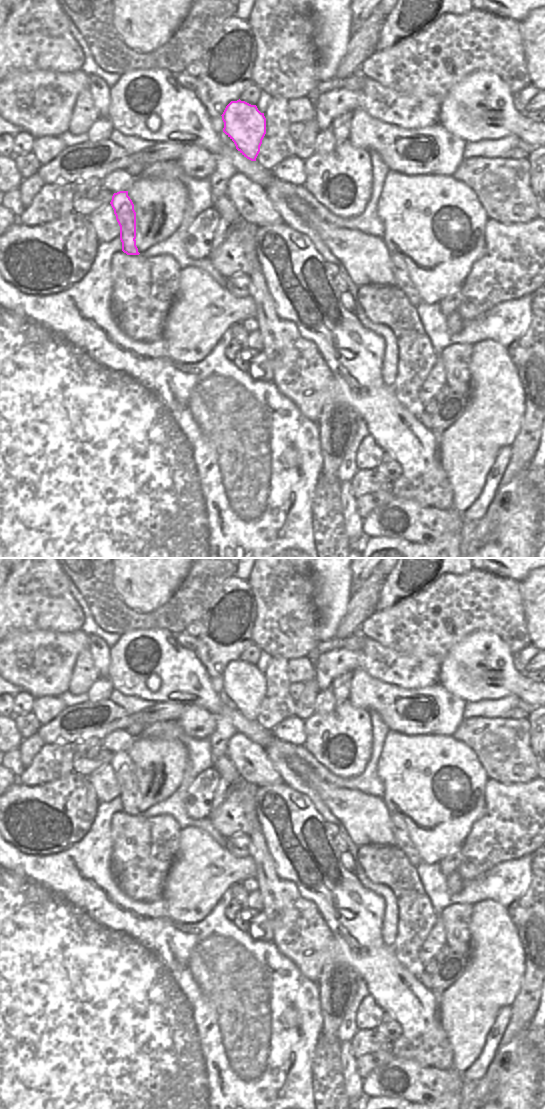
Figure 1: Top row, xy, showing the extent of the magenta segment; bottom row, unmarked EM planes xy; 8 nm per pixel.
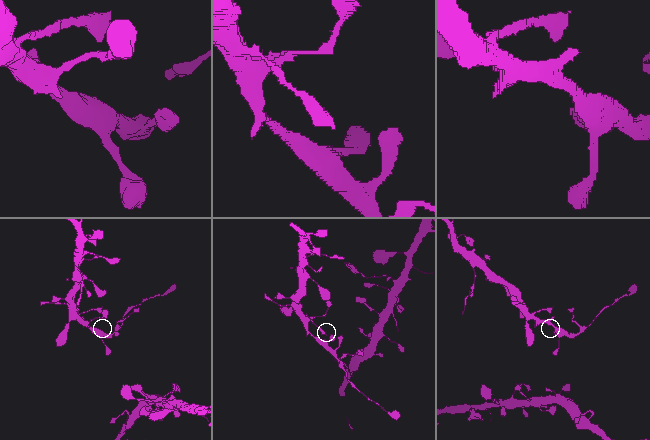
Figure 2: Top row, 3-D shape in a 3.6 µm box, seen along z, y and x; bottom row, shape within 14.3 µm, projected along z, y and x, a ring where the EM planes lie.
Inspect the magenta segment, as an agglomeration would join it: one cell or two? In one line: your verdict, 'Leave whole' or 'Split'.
Split

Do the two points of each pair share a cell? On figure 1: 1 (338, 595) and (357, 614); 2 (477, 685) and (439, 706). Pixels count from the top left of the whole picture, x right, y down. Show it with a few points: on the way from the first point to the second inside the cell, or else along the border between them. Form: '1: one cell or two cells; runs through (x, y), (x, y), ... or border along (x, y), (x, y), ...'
1: two cells; border along (353, 592), (348, 602), (346, 613), (337, 626)
2: two cells; border along (438, 682), (449, 692), (466, 702)

